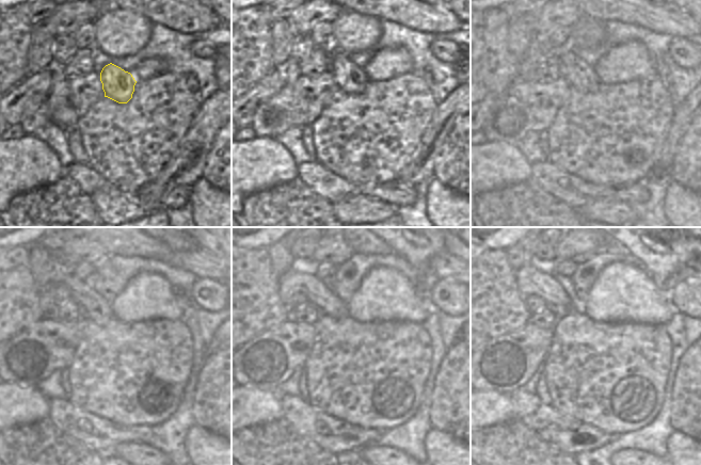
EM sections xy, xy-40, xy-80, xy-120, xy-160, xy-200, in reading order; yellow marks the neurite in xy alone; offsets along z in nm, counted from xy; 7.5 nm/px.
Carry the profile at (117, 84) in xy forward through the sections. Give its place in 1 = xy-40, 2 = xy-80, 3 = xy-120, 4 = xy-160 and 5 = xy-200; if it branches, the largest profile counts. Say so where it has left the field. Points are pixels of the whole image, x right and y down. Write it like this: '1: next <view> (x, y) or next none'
1: next xy-40 (349, 78)
2: next xy-80 (579, 75)
3: next xy-120 (94, 307)
4: next xy-160 (319, 293)
5: next xy-200 (530, 281)

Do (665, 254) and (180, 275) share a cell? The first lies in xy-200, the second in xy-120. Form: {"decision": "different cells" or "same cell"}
{"decision": "different cells"}

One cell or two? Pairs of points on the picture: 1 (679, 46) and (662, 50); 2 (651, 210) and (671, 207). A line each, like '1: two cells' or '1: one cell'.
1: two cells
2: two cells

